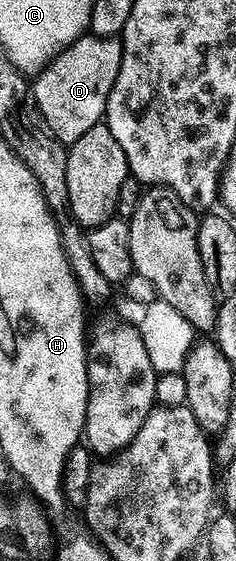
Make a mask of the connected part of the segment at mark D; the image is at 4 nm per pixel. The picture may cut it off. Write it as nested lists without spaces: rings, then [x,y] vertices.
[[[84,34],[78,36],[67,48],[62,48],[54,58],[43,67],[34,77],[29,88],[30,99],[34,102],[39,116],[43,119],[42,127],[55,140],[64,146],[69,146],[89,126],[100,123],[107,111],[107,99],[109,90],[113,90],[113,82],[117,82],[117,70],[121,70],[121,54],[123,53],[123,42],[119,36],[92,36]]]

